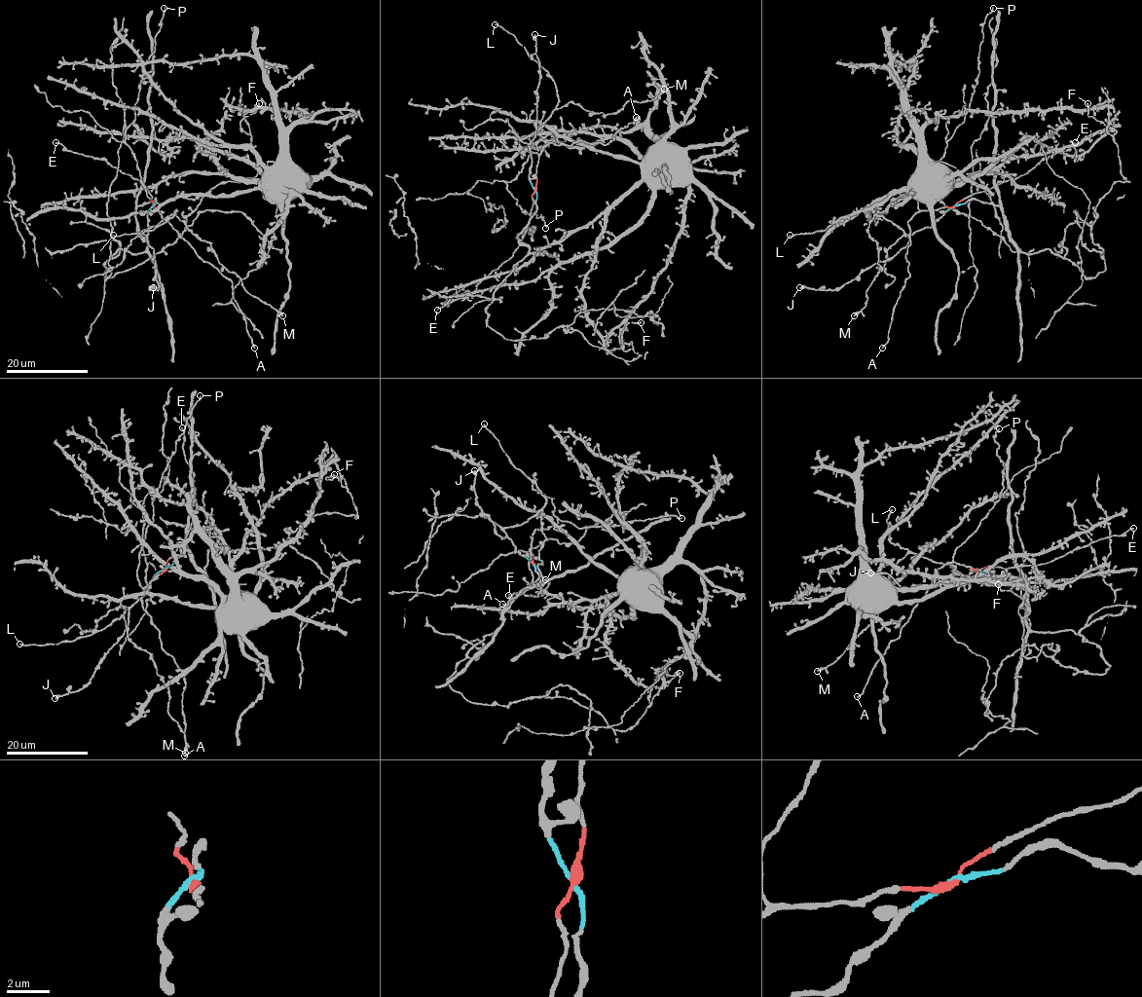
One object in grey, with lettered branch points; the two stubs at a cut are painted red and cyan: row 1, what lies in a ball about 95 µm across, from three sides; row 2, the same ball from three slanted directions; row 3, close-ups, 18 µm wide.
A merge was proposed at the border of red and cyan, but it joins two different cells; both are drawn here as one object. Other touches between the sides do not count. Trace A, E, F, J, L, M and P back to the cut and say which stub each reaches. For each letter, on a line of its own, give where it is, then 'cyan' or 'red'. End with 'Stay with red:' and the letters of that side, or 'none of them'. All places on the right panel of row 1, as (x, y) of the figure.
A: at (882, 348); red
E: at (1075, 142); red
F: at (1087, 103); cyan
J: at (799, 287); cyan
L: at (790, 235); cyan
M: at (854, 315); cyan
P: at (993, 8); red
Stay with red: A, E, P

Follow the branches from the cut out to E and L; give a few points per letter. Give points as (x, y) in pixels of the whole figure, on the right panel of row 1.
E: (954, 205), (975, 193), (1027, 172), (1042, 160), (1065, 151), (1075, 143)
L: (954, 205), (930, 227), (910, 235), (873, 211), (860, 210), (829, 224), (824, 230), (789, 236)

